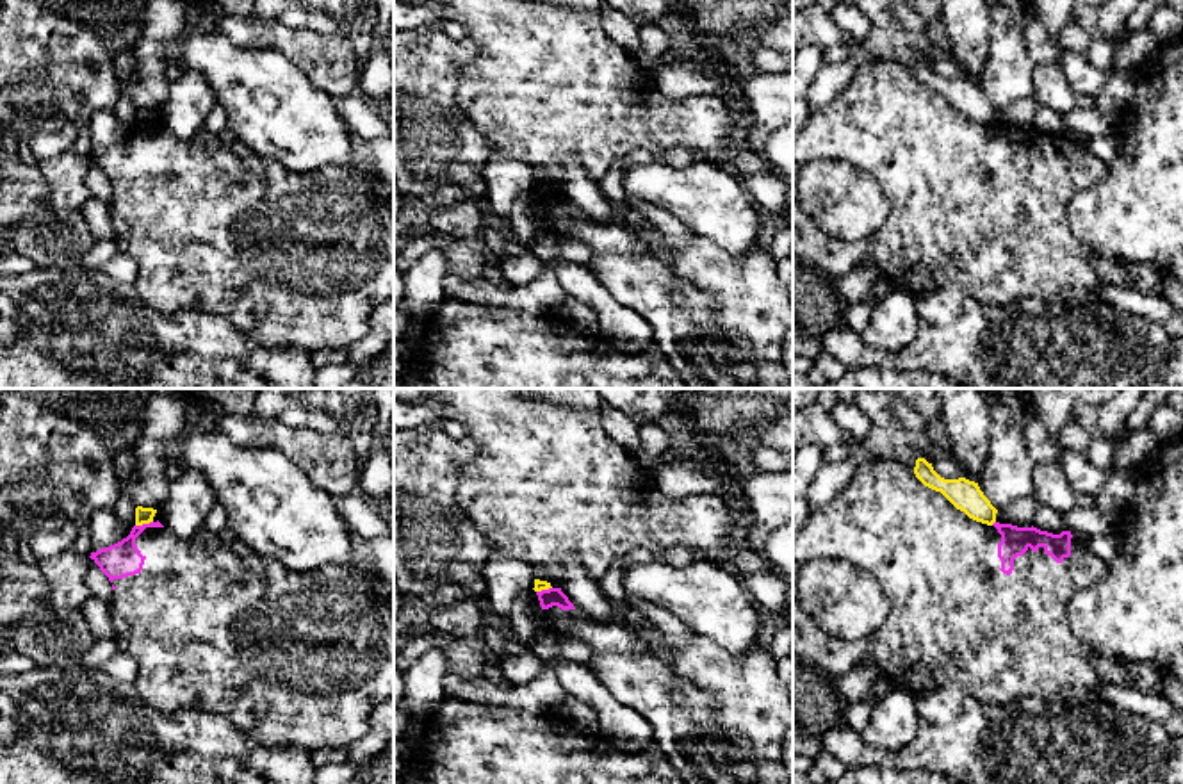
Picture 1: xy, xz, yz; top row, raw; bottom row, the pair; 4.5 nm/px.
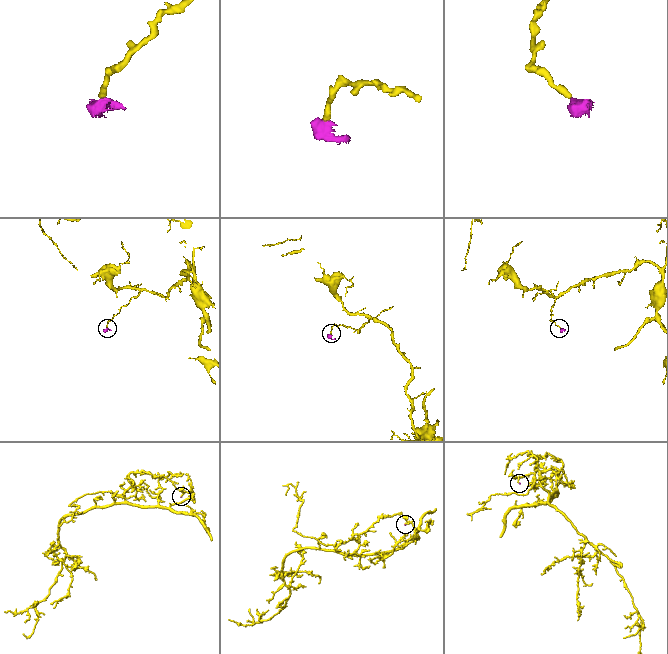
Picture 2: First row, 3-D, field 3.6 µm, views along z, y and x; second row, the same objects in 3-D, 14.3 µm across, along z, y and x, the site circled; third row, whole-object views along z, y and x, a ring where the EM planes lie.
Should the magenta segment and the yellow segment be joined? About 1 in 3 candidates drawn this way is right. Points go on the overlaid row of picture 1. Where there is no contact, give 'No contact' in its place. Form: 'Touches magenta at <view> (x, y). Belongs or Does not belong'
Touches magenta at xy (143, 524). Does not belong

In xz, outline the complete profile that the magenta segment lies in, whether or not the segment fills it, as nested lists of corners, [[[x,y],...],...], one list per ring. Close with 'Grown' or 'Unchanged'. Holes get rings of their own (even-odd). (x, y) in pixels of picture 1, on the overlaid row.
[[[394,388],[397,401],[440,401],[451,410],[451,419],[469,429],[477,445],[477,456],[469,461],[458,479],[456,499],[469,520],[494,543],[495,552],[524,559],[534,568],[534,577],[547,581],[549,590],[536,592],[542,609],[561,608],[567,615],[590,618],[574,608],[561,592],[563,567],[577,559],[592,579],[600,583],[609,567],[634,549],[666,549],[684,545],[700,549],[720,565],[729,565],[741,531],[741,515],[734,499],[720,495],[686,495],[672,499],[656,488],[632,451],[616,444],[602,426],[599,408],[581,408],[551,403],[518,394],[515,388]]]. Grown

